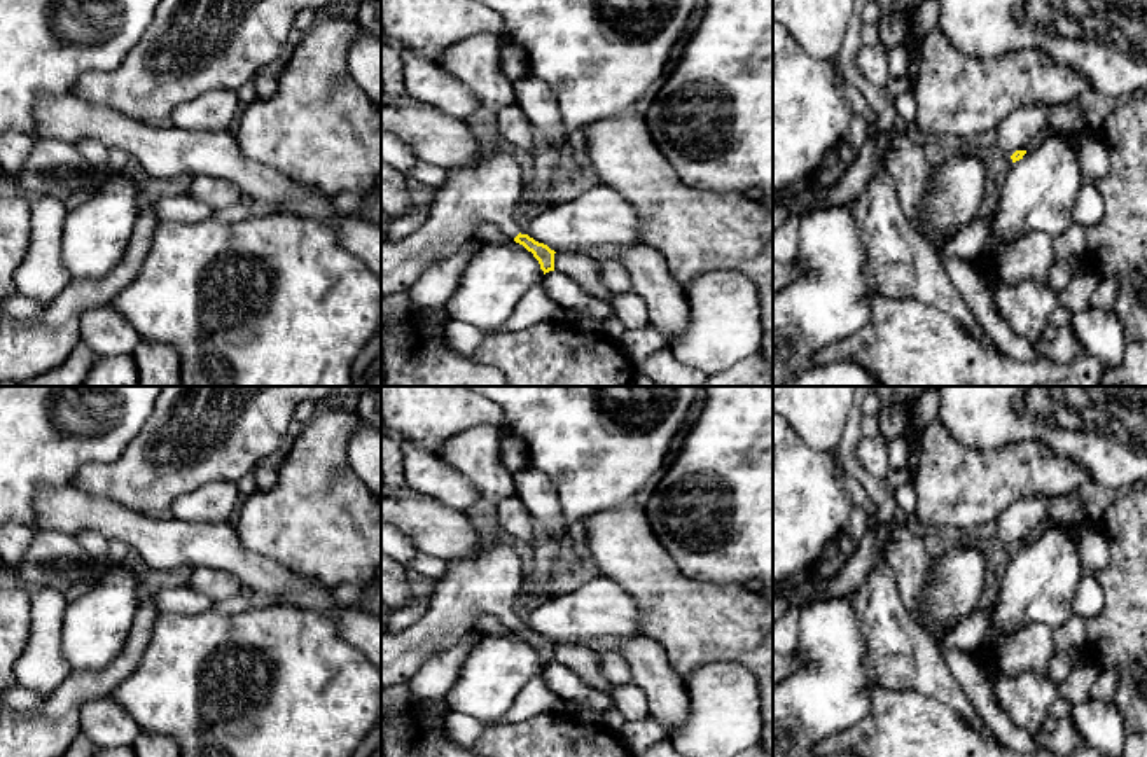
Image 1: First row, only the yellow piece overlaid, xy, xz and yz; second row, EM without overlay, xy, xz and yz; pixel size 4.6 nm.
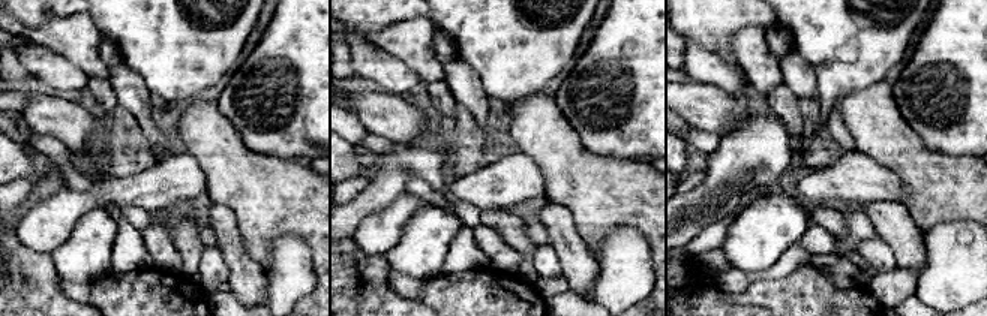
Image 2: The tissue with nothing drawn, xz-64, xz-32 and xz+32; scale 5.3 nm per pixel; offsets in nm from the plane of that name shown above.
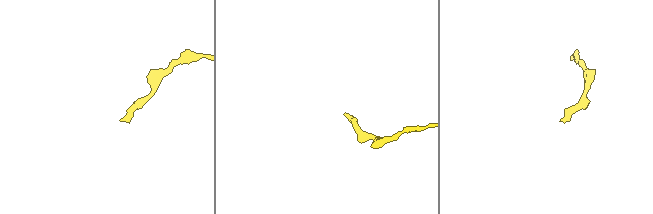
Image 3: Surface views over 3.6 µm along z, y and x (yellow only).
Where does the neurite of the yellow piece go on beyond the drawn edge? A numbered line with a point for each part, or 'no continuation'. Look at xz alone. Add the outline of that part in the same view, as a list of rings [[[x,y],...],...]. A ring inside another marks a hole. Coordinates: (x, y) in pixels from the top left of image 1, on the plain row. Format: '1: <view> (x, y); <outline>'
1: xz (488, 583); [[[486,540],[476,556],[448,563],[434,582],[425,615],[399,633],[381,636],[381,687],[407,684],[427,657],[453,647],[472,631],[479,614],[493,614],[516,629],[519,621],[514,601],[528,591],[530,575],[530,558],[516,542]]]

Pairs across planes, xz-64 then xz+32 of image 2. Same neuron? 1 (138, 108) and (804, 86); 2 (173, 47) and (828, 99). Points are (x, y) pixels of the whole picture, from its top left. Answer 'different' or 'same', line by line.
1: same
2: same

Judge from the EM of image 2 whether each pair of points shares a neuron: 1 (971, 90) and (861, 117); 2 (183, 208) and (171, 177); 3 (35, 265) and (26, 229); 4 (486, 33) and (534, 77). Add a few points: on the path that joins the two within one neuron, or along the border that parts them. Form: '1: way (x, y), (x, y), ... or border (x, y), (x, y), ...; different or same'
1: border (891, 87), (900, 116), (920, 137); different
2: border (195, 196), (170, 202), (153, 211); different
3: border (15, 232), (27, 247), (48, 253); different
4: way (498, 41), (522, 65); same

